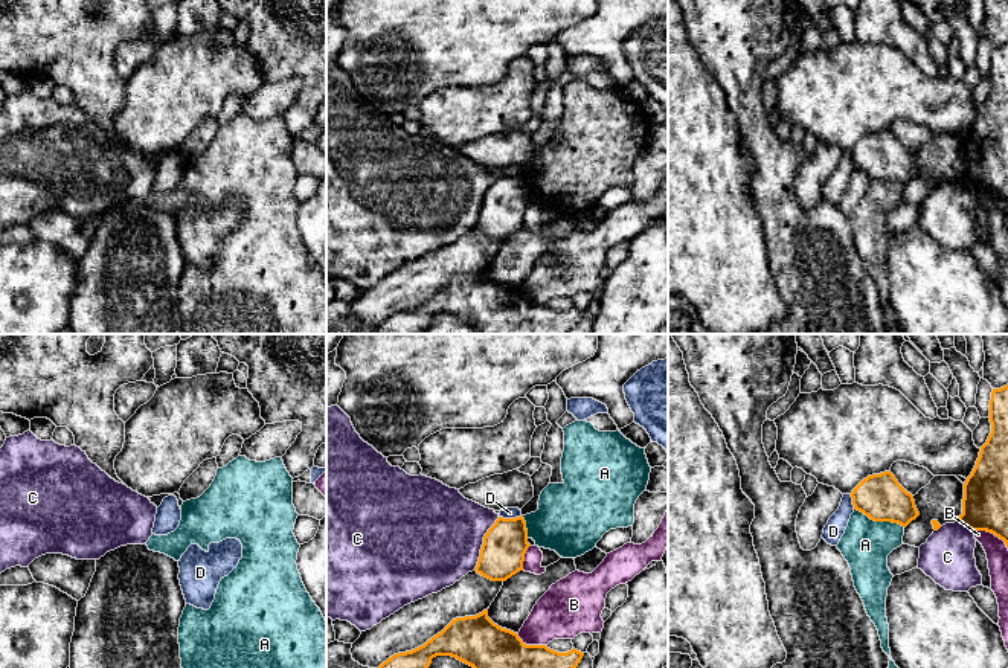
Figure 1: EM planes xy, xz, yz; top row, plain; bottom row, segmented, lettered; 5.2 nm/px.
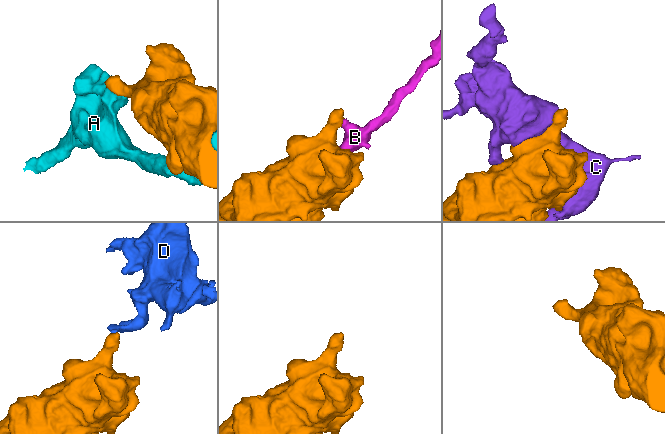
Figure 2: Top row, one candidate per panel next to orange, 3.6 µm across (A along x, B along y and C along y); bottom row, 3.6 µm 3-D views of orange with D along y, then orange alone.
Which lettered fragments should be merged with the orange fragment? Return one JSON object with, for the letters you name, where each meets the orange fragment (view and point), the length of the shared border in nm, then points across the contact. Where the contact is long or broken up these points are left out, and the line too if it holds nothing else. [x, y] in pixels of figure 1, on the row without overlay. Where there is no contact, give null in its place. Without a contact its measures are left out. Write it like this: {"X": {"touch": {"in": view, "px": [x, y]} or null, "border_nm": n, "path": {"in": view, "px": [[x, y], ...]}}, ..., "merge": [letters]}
{"merge": []}

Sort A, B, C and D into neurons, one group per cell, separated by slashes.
A / B / C / D

